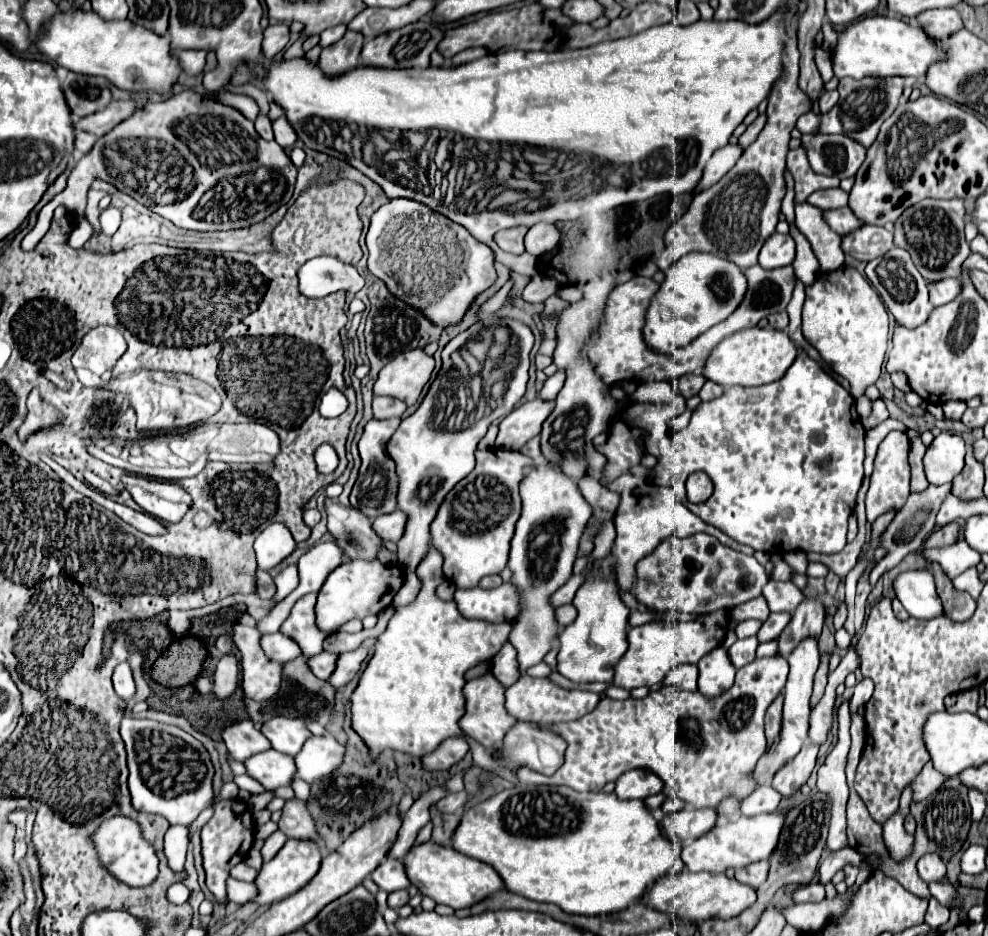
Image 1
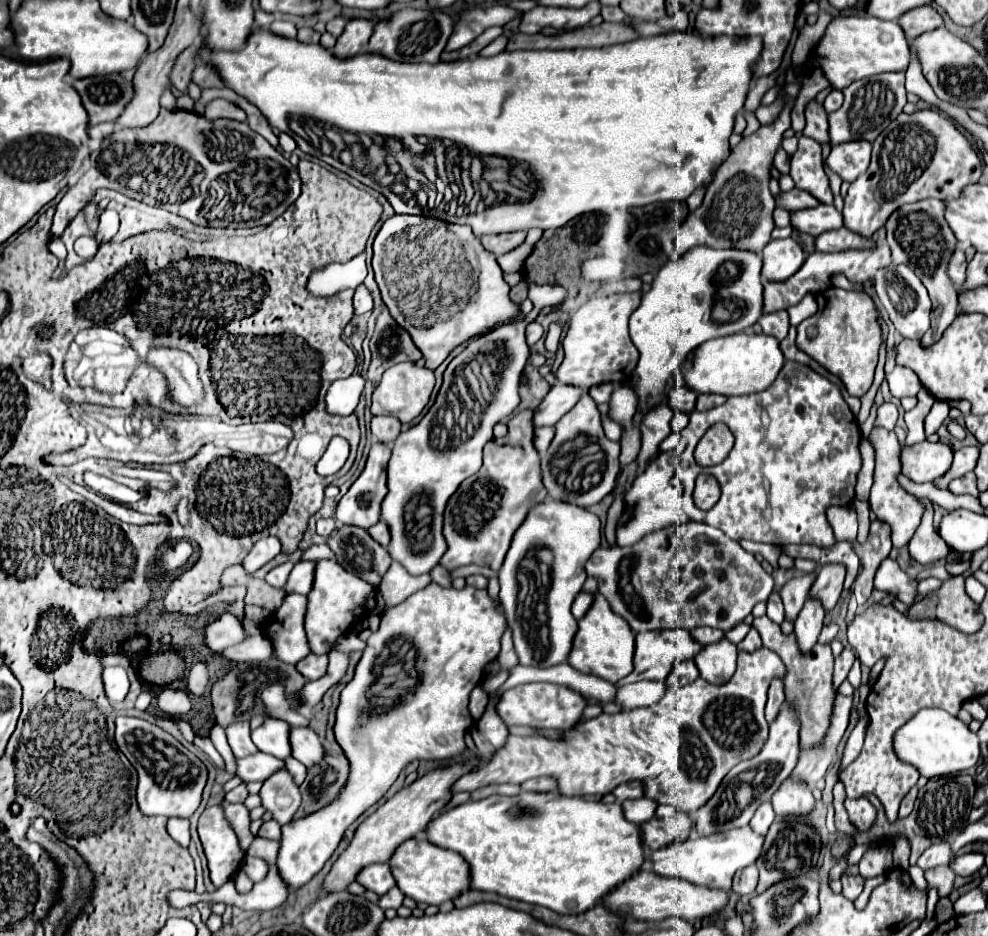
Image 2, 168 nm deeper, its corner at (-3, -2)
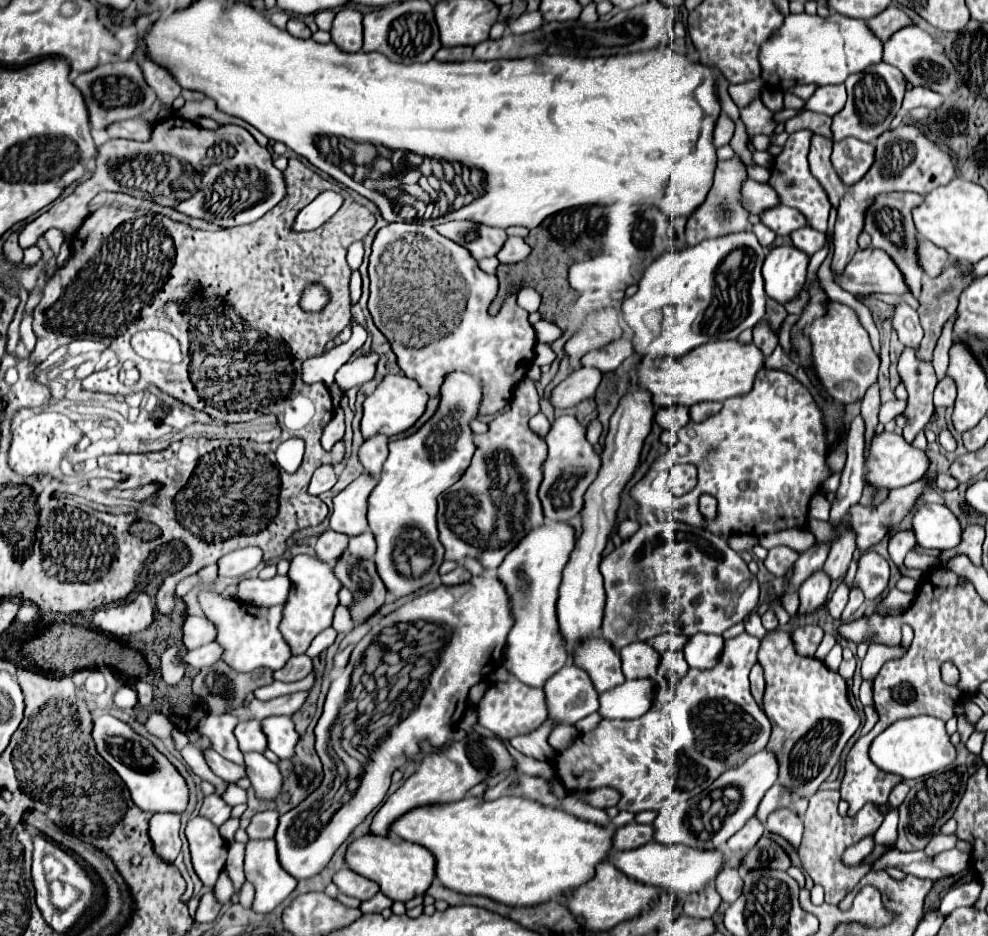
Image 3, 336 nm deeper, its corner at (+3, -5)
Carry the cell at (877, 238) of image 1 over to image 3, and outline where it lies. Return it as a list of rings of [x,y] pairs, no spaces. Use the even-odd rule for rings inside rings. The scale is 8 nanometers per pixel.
[[[803,227],[803,229],[793,231],[793,233],[791,233],[791,239],[793,239],[793,245],[799,247],[799,249],[801,249],[803,253],[807,253],[809,257],[811,257],[813,253],[817,253],[819,249],[823,249],[825,243],[827,243],[825,233],[819,233],[819,231],[811,229],[811,227]]]

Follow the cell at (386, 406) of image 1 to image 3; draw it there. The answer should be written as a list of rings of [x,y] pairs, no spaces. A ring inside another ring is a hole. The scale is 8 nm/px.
[[[373,435],[359,449],[359,461],[361,461],[361,465],[365,467],[367,473],[371,473],[377,479],[379,479],[381,465],[387,459],[387,443],[389,443],[387,435]]]

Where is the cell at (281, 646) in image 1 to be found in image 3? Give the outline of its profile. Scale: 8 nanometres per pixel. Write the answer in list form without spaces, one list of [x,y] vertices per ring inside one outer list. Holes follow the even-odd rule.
[[[207,643],[207,645],[199,647],[199,649],[187,651],[181,657],[181,663],[189,663],[191,667],[201,669],[201,667],[209,667],[211,663],[221,661],[221,657],[223,657],[223,647],[219,647],[219,643]]]

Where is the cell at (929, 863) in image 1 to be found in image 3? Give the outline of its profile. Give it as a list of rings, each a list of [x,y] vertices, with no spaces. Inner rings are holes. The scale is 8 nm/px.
[[[939,833],[939,835],[935,835],[935,837],[929,841],[929,845],[925,847],[925,853],[927,853],[929,857],[935,857],[935,855],[939,855],[939,853],[943,853],[943,851],[953,849],[955,843],[957,843],[957,837],[955,837],[955,835],[943,835],[943,833]]]

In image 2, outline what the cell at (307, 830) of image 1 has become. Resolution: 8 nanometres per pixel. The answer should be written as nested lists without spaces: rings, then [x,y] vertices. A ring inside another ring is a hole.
[[[281,768],[275,774],[271,774],[263,782],[259,796],[261,796],[261,806],[267,812],[271,812],[279,824],[287,824],[289,820],[293,820],[293,814],[301,804],[299,786],[295,784],[287,768]]]

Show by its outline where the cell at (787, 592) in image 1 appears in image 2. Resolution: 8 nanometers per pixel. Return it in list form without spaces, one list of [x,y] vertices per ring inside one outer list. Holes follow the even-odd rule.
[[[773,592],[773,594],[769,596],[769,600],[767,600],[767,616],[769,616],[773,622],[777,622],[777,624],[781,624],[781,622],[785,620],[783,602],[781,602],[781,598],[779,598],[777,592]]]

